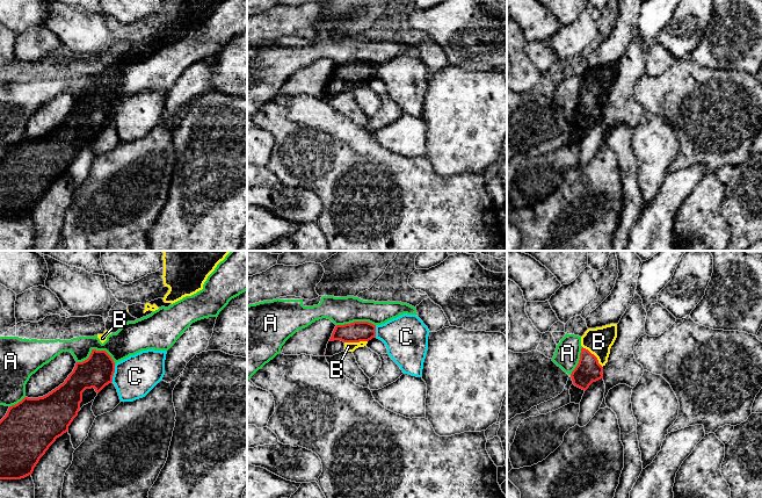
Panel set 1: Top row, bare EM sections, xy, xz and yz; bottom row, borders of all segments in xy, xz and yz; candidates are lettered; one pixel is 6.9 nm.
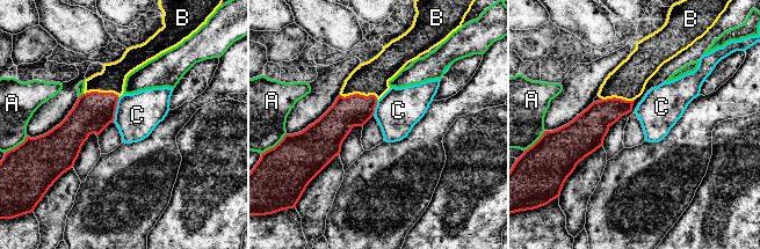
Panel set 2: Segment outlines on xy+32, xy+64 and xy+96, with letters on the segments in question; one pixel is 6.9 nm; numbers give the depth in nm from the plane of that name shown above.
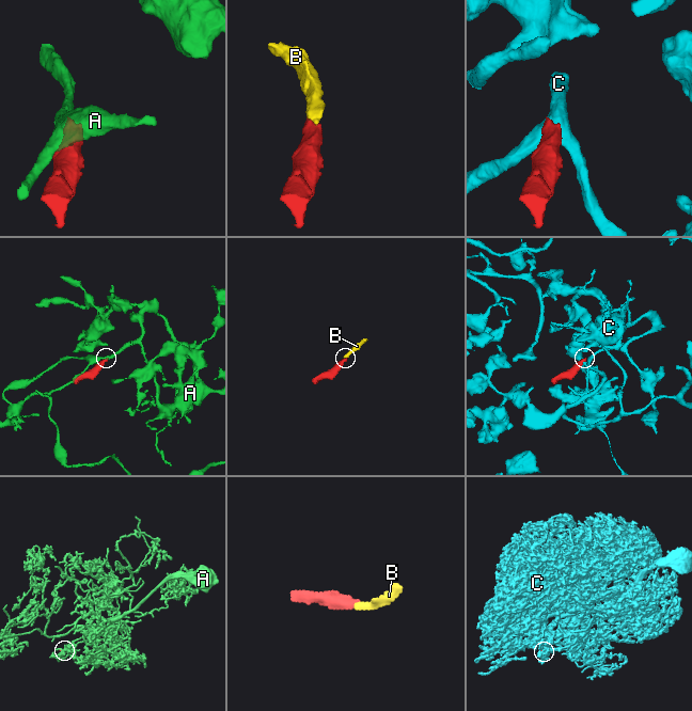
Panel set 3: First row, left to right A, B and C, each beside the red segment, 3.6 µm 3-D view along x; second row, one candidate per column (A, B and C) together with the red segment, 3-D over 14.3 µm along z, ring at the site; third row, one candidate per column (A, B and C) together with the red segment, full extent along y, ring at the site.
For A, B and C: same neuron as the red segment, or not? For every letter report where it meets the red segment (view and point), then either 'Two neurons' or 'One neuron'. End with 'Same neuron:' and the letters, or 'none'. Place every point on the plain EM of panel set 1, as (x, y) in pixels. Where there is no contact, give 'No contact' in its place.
A: Touches red at xy (95, 89). Two neurons
B: Touches red at yz (594, 95). One neuron
C: Touches red at xy (114, 112). Two neurons
Same neuron: B

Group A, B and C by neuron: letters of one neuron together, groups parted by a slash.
A / B / C

